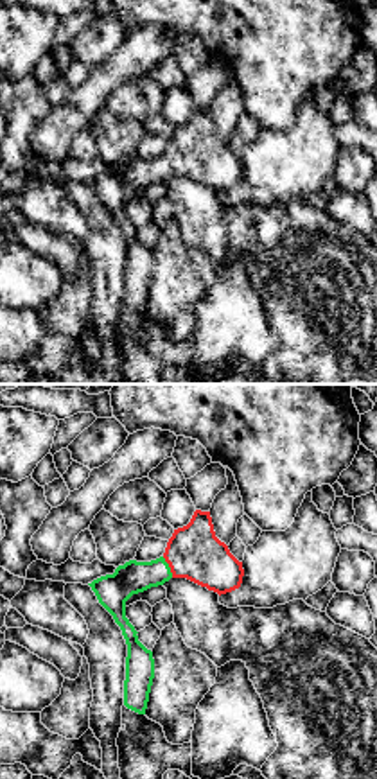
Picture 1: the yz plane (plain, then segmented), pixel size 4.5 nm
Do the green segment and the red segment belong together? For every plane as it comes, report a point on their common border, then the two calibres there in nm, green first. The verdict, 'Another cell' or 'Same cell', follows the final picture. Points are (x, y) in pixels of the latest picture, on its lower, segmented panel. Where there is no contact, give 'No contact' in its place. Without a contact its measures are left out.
Touches green at (169, 568). Thickness 150 nm (green) against 240 nm

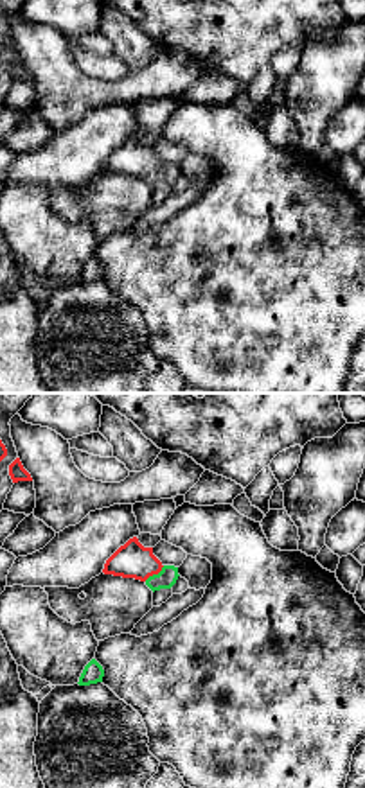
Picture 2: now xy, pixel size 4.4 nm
Touches green at (153, 575). Thickness 90 nm (green) against 160 nm

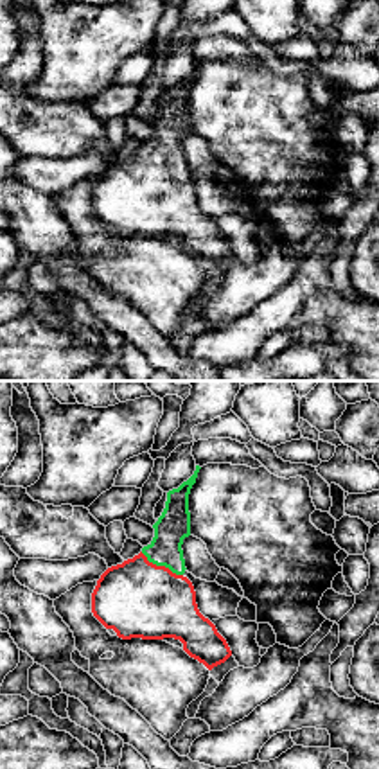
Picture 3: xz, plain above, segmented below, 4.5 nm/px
Touches green at (162, 565). Thickness 150 nm (green) against 360 nm

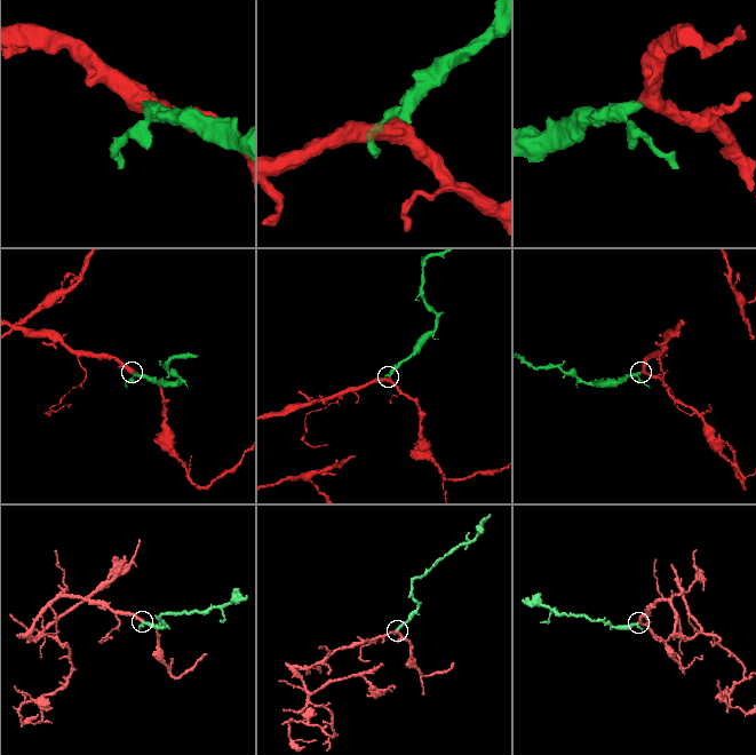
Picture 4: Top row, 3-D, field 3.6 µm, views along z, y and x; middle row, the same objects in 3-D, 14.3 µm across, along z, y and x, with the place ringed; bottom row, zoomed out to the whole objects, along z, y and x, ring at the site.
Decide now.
Same cell

